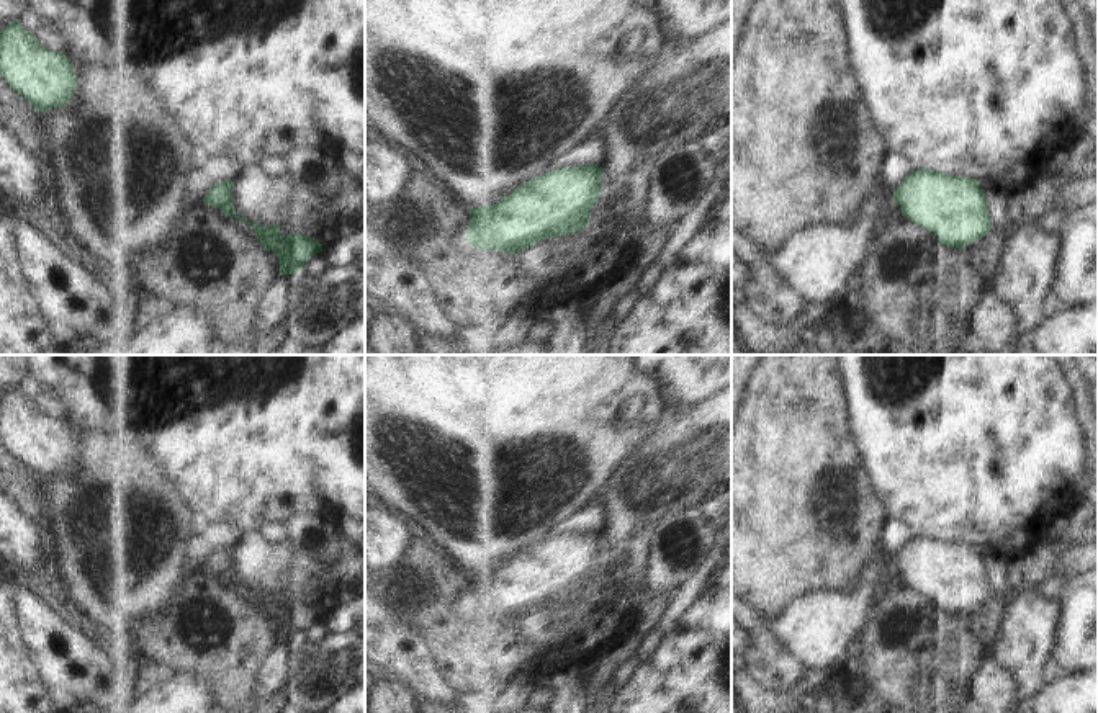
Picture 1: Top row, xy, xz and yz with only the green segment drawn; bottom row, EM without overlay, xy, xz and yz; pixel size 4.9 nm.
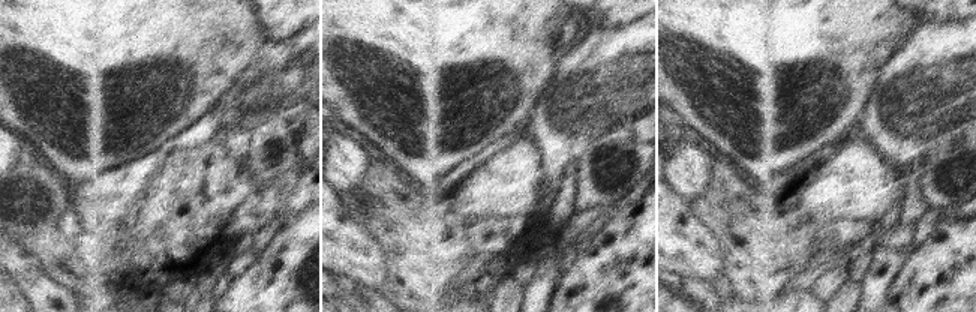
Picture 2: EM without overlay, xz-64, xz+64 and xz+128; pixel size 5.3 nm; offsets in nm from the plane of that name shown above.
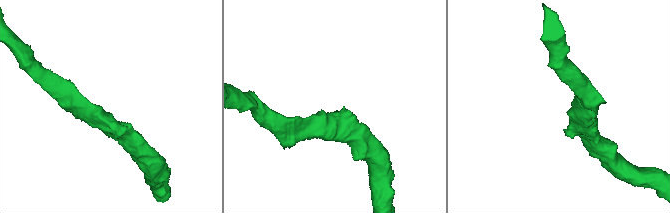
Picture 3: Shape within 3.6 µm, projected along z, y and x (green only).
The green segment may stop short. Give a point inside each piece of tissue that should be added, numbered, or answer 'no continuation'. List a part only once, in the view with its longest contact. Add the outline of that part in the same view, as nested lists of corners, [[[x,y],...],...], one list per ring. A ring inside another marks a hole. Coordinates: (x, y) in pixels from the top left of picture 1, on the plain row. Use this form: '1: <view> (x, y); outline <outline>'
no continuation

